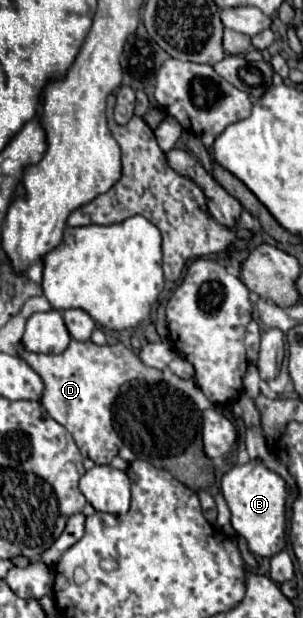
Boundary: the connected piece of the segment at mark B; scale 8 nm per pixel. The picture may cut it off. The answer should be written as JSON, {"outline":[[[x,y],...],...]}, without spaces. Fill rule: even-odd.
{"outline":[[[252,460],[244,466],[236,466],[222,476],[222,496],[232,508],[232,526],[246,538],[250,552],[258,556],[274,556],[286,546],[286,484],[268,470],[260,460]]]}

